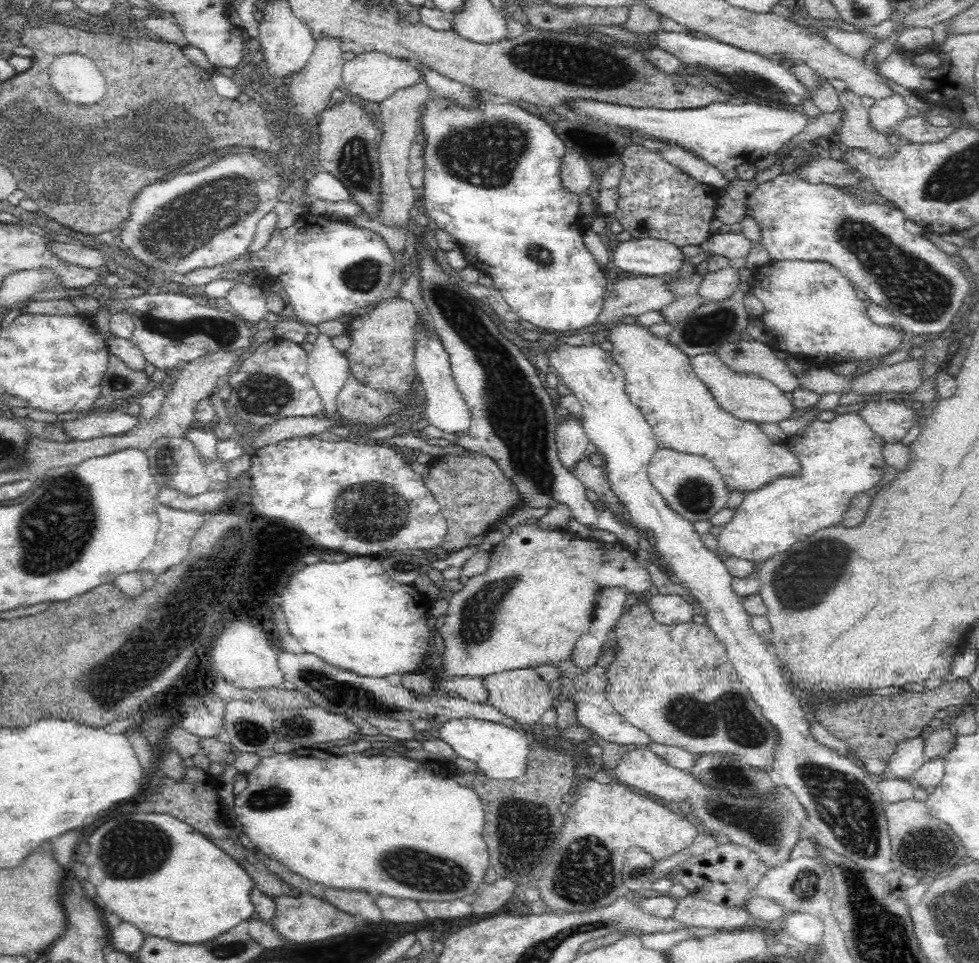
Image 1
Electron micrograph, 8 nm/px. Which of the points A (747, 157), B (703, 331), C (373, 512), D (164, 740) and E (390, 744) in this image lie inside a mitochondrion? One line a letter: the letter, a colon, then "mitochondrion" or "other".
A: other
B: mitochondrion
C: mitochondrion
D: other
E: other

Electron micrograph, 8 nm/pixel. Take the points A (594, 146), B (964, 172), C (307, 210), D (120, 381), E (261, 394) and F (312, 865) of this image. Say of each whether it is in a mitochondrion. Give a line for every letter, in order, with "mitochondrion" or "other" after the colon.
A: other
B: mitochondrion
C: other
D: mitochondrion
E: mitochondrion
F: other

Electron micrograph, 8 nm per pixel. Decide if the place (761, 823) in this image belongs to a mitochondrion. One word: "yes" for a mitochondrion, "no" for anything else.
yes

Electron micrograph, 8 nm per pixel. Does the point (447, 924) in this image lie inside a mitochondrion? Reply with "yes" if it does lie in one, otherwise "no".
no

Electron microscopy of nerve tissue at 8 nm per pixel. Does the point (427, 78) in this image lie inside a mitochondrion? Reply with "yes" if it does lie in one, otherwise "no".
no

